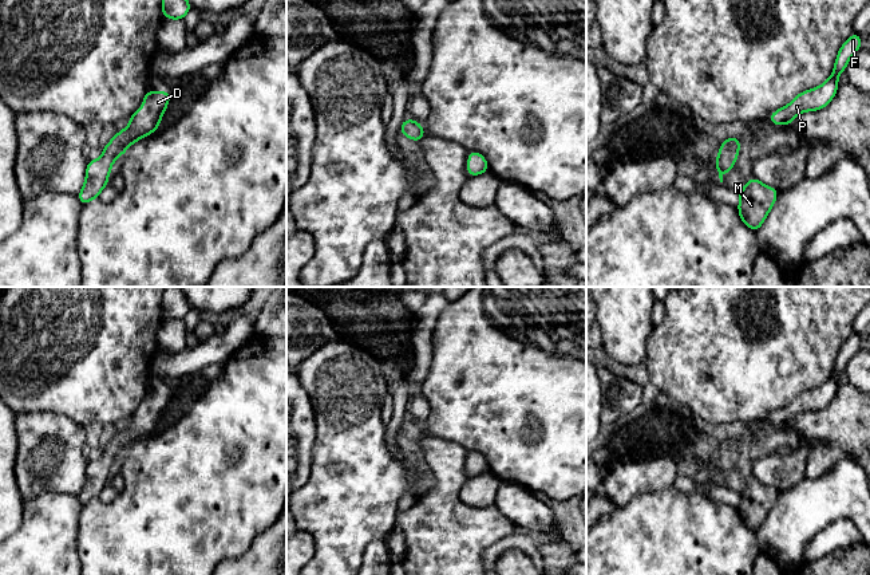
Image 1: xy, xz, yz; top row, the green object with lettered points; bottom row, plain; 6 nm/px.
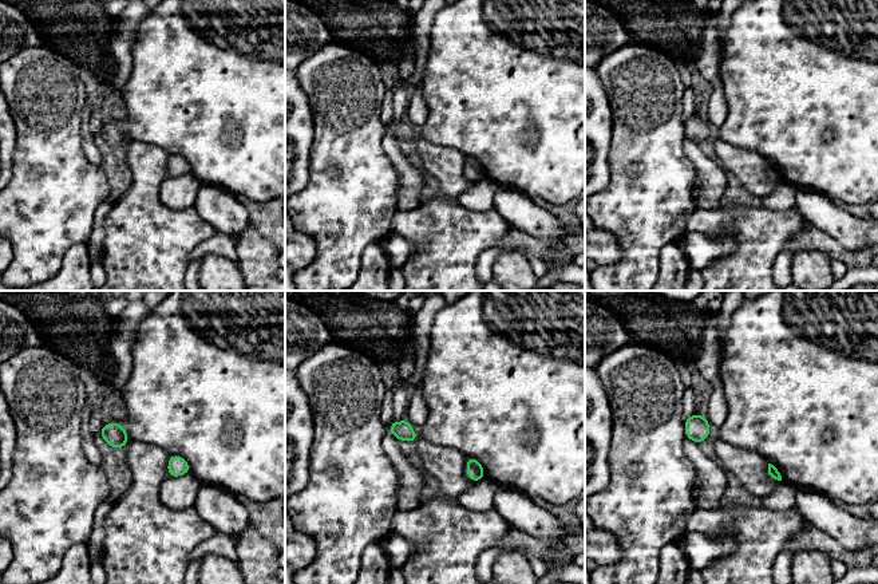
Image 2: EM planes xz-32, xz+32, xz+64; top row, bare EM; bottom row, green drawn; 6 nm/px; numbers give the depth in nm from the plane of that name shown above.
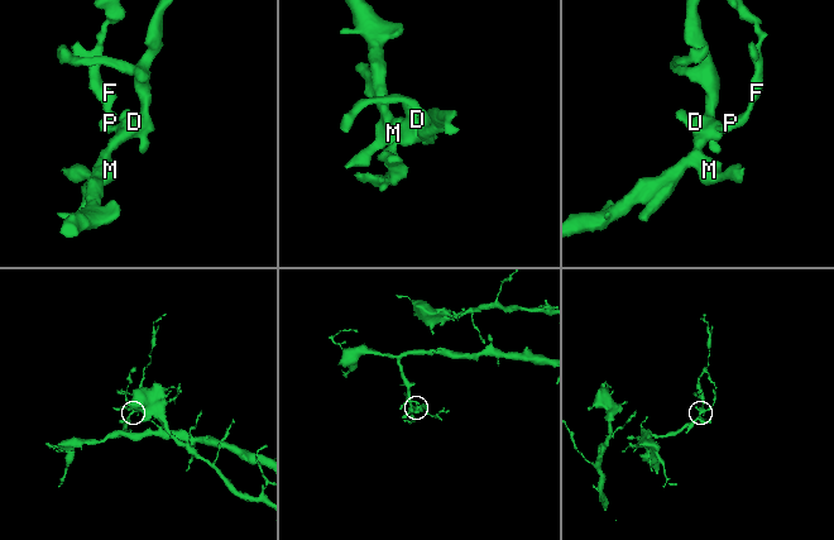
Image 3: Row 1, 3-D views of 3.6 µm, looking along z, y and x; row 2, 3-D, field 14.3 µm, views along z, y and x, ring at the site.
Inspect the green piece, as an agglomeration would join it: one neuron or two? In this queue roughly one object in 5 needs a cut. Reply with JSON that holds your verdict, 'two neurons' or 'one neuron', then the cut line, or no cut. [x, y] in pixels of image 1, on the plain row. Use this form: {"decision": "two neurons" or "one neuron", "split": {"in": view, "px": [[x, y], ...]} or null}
{"decision": "one neuron", "split": null}

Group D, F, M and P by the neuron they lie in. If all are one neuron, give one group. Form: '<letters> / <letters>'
D F M P

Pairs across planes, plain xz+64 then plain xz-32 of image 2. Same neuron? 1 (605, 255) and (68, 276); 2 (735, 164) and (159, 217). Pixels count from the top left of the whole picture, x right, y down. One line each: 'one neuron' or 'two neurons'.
1: one neuron
2: one neuron

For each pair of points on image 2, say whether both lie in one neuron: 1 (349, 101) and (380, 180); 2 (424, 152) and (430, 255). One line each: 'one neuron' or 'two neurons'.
1: one neuron
2: one neuron

